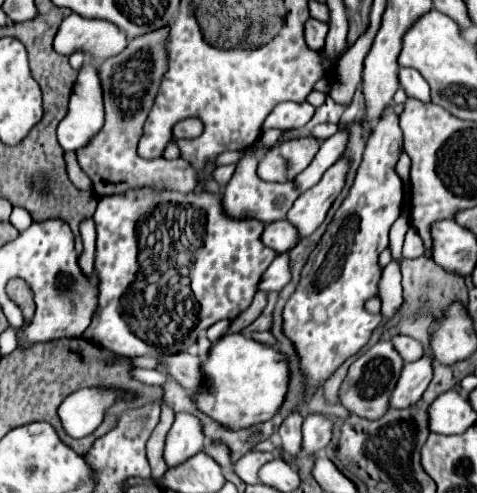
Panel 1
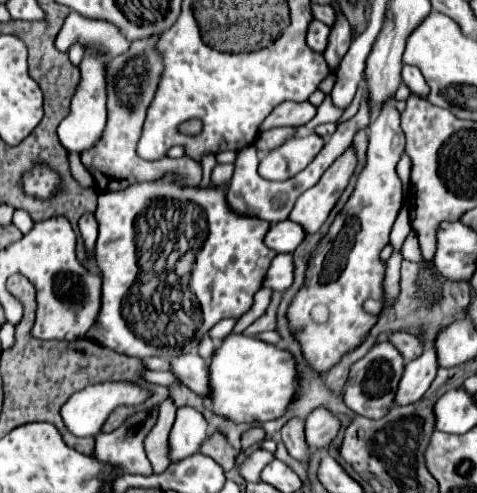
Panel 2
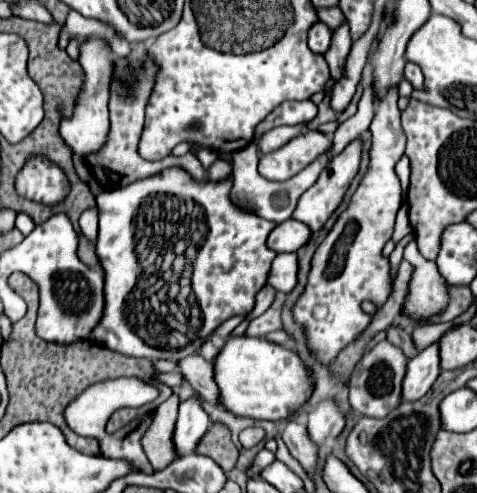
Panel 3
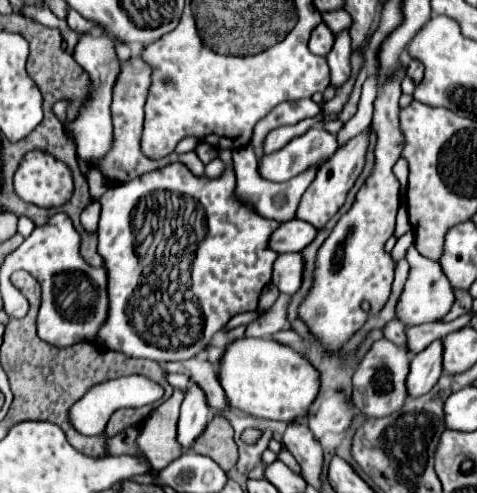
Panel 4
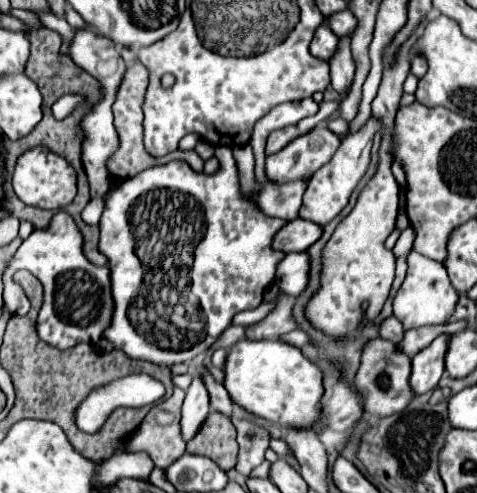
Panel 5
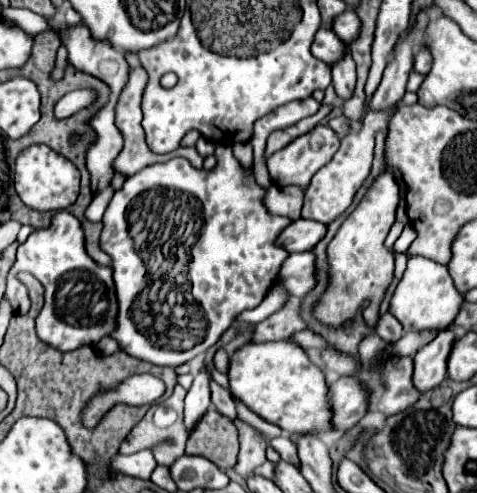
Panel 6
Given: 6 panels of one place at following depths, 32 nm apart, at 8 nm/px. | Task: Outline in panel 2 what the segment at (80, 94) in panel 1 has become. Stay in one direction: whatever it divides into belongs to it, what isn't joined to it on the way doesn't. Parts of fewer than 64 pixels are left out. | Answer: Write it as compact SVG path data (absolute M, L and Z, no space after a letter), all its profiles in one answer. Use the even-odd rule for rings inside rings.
M86 48L86 56L84 56L84 60L80 64L80 84L76 86L76 94L72 96L70 114L58 126L58 138L64 144L64 148L68 148L68 160L70 160L70 166L72 166L72 176L74 176L74 180L85 188L92 187L94 180L83 164L80 164L78 154L82 150L90 148L102 136L104 126L106 126L104 62L100 60L100 56L92 48Z

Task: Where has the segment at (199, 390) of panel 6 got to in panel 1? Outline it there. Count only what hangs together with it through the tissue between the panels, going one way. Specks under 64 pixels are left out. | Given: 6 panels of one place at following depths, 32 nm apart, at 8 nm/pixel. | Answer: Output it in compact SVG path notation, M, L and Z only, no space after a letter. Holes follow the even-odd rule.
M178 414L164 446L164 460L168 468L182 464L198 454L204 446L204 434L200 420L194 414Z

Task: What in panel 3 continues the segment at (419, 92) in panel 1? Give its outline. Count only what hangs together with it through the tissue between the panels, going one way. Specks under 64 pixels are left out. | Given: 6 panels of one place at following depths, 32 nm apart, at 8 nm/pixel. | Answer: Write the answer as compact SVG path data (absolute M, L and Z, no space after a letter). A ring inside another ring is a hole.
M406 64L404 66L404 78L412 84L414 90L424 90L424 76L416 64Z

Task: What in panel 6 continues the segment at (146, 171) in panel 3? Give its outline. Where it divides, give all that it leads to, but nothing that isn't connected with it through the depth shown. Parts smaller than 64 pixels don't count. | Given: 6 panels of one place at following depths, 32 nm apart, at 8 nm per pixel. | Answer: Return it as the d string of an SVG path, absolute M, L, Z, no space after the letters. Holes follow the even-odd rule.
M136 66L136 68L130 68L130 74L128 74L128 84L124 86L124 92L120 94L120 100L116 104L116 126L124 138L124 146L120 150L120 154L116 156L114 160L114 168L116 172L122 172L126 176L132 176L136 172L140 172L142 168L150 166L150 164L158 164L158 162L168 162L172 158L186 158L192 166L196 168L202 168L202 162L204 158L196 152L196 148L178 148L170 154L154 154L148 150L146 146L146 140L144 140L144 130L142 130L142 110L140 110L140 102L142 102L142 94L144 94L144 88L146 88L146 82L148 82L148 72L142 68L142 66Z

